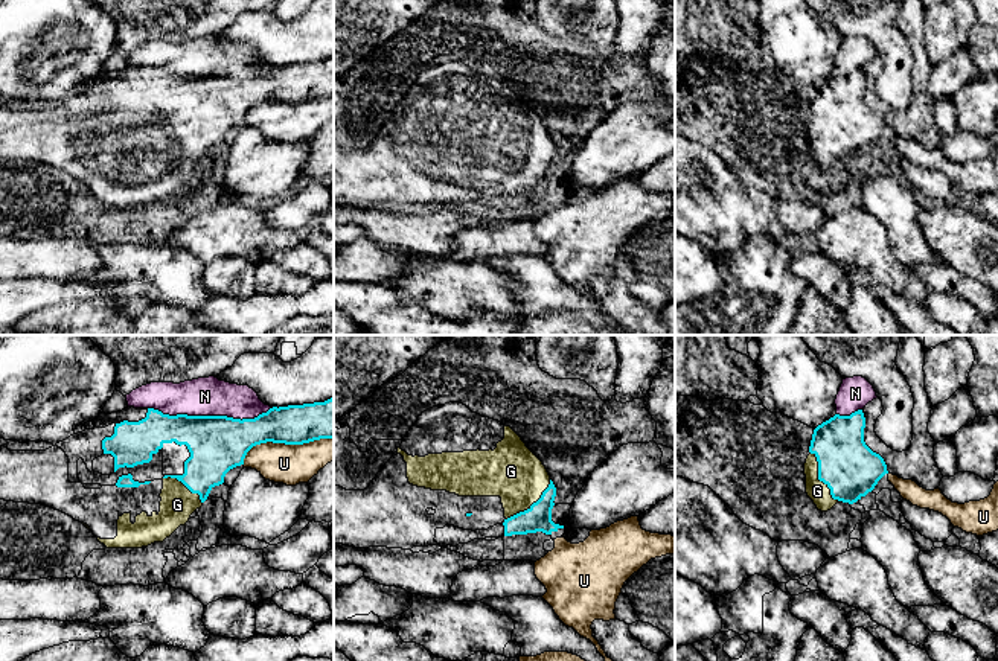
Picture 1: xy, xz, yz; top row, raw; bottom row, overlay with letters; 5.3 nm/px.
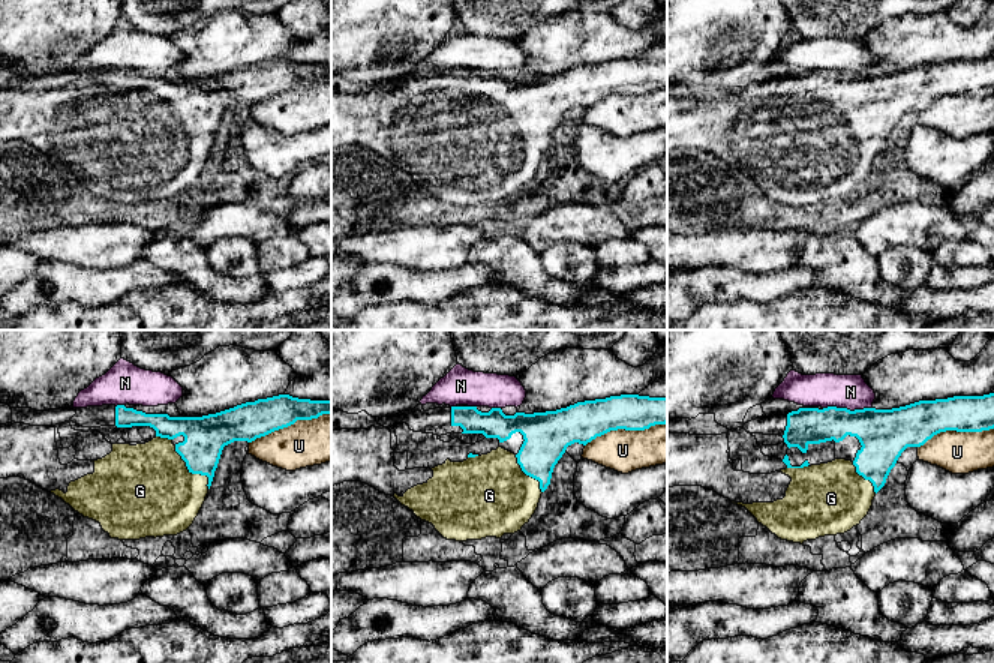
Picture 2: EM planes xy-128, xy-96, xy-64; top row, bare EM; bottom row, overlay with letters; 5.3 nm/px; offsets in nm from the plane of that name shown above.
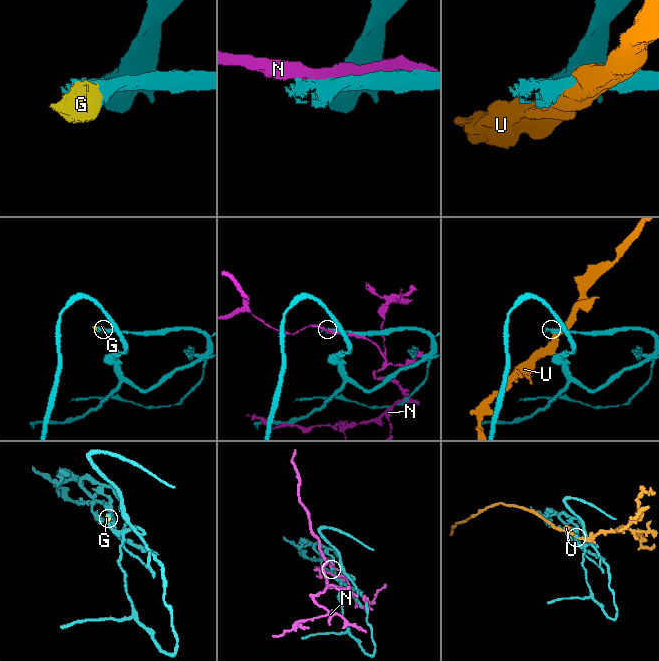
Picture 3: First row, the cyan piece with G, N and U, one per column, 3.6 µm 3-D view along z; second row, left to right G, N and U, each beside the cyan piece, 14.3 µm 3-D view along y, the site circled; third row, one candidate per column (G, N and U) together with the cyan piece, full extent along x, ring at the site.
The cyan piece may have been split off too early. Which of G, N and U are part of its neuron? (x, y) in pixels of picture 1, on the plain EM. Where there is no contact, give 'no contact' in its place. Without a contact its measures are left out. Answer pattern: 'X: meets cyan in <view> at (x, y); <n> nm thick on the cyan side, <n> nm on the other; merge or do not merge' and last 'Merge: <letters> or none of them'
G: meets cyan in yz at (818, 137); 300 nm thick on the cyan side, 110 nm on the other; merge
N: meets cyan in xy at (211, 75); 300 nm thick on the cyan side, 200 nm on the other; do not merge
U: meets cyan in xy at (284, 101); 200 nm thick on the cyan side, 200 nm on the other; do not merge
Merge: G

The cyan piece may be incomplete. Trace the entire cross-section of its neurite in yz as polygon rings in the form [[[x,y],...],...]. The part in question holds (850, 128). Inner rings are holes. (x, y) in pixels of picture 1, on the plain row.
[[[862,69],[850,75],[835,73],[814,88],[804,122],[806,152],[818,169],[827,171],[836,161],[853,163],[875,148],[888,133],[884,117],[864,101],[865,76]]]

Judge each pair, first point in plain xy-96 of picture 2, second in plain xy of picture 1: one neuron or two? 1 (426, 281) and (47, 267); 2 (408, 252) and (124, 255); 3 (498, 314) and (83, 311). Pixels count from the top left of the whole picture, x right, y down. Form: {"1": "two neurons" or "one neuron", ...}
{"1": "two neurons", "2": "two neurons", "3": "one neuron"}

